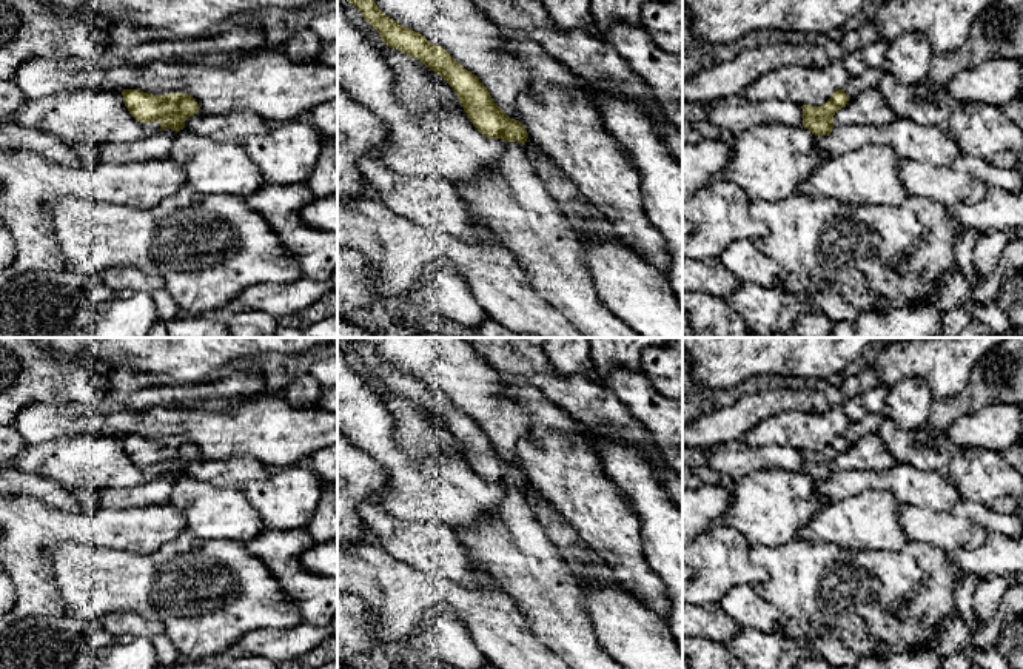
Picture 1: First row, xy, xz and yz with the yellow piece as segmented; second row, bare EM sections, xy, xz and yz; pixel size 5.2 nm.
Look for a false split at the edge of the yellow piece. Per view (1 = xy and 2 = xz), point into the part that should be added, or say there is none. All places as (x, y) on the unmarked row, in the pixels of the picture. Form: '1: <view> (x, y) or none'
1: none
2: none

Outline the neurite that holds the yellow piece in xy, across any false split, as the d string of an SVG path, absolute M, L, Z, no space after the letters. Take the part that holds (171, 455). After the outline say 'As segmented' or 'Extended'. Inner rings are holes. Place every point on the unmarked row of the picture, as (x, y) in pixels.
M123 435L123 449L140 469L159 467L160 476L171 473L180 476L185 466L199 458L199 449L188 439L171 438L154 441L140 435Z. As segmented

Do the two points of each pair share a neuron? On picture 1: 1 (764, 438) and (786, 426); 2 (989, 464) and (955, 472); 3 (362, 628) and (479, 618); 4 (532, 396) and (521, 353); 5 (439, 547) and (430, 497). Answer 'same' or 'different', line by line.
1: same
2: same
3: different
4: different
5: different

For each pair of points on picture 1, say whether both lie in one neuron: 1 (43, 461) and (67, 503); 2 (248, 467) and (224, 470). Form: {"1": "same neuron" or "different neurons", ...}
{"1": "different neurons", "2": "same neuron"}

